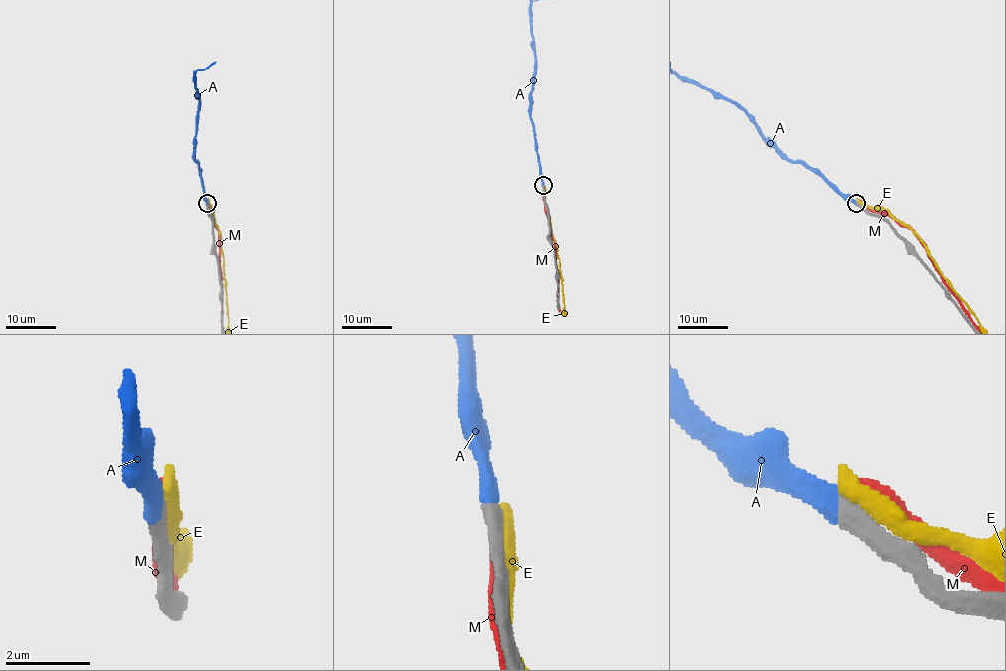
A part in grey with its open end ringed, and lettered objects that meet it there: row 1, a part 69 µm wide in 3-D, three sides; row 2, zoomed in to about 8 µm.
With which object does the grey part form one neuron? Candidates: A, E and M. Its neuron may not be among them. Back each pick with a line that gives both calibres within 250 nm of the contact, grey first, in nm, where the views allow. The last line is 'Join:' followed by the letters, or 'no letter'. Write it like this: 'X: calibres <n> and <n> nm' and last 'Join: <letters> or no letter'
A: calibres 480 and 480 nm
Join: A

